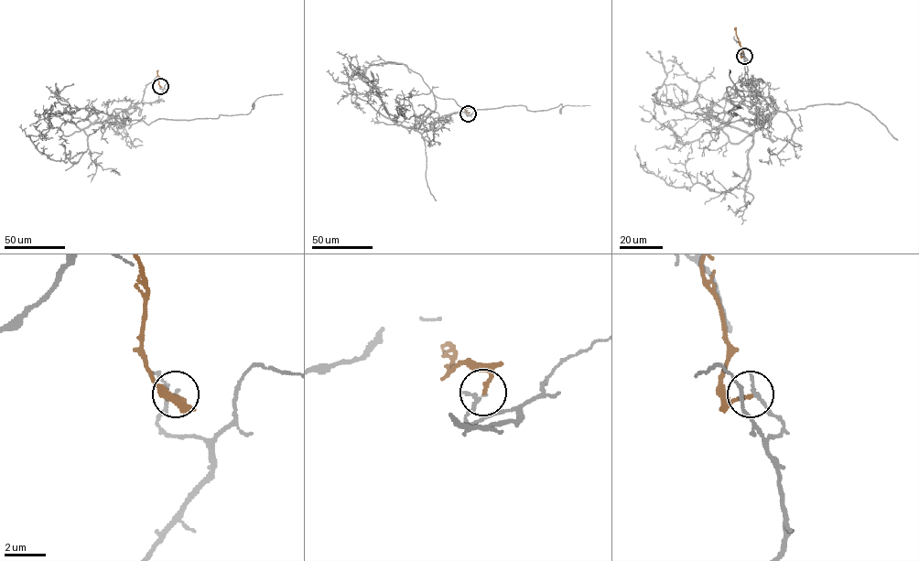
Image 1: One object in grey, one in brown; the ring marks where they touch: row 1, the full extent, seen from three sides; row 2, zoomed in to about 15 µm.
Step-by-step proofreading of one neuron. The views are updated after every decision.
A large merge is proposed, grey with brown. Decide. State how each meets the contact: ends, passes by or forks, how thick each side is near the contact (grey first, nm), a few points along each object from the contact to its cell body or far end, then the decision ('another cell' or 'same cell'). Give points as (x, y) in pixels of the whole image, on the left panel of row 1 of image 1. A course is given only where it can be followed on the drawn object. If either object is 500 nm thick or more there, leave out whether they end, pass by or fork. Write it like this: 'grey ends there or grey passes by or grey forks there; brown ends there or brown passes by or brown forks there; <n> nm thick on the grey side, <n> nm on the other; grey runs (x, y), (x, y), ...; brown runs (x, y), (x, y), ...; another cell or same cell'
grey passes by; brown ends there; 150 nm thick on the grey side, 170 nm on the other; grey runs (160, 86), (156, 101), (108, 117), (122, 109), (149, 124), (247, 113), (258, 98), (283, 93); brown runs (160, 86), (158, 70); another cell

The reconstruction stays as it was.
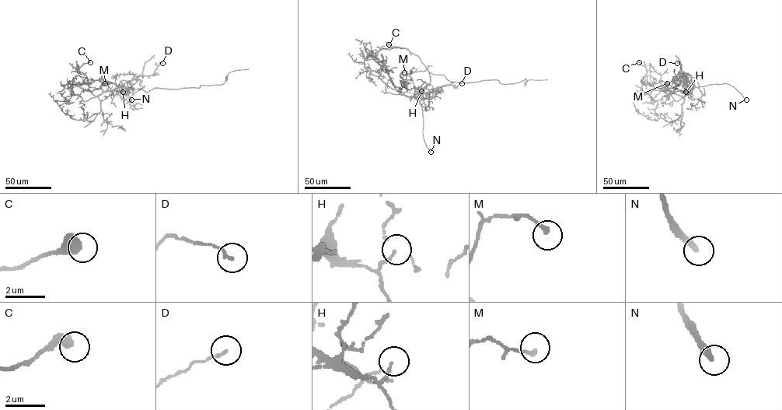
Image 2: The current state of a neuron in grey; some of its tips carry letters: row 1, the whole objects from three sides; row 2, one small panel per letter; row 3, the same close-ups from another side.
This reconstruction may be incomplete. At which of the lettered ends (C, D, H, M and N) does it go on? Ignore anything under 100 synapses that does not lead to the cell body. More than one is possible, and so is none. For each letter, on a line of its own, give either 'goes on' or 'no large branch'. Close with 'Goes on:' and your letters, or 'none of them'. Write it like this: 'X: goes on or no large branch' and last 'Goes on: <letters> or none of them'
C: no large branch
D: no large branch
H: no large branch
M: no large branch
N: goes on
Goes on: N

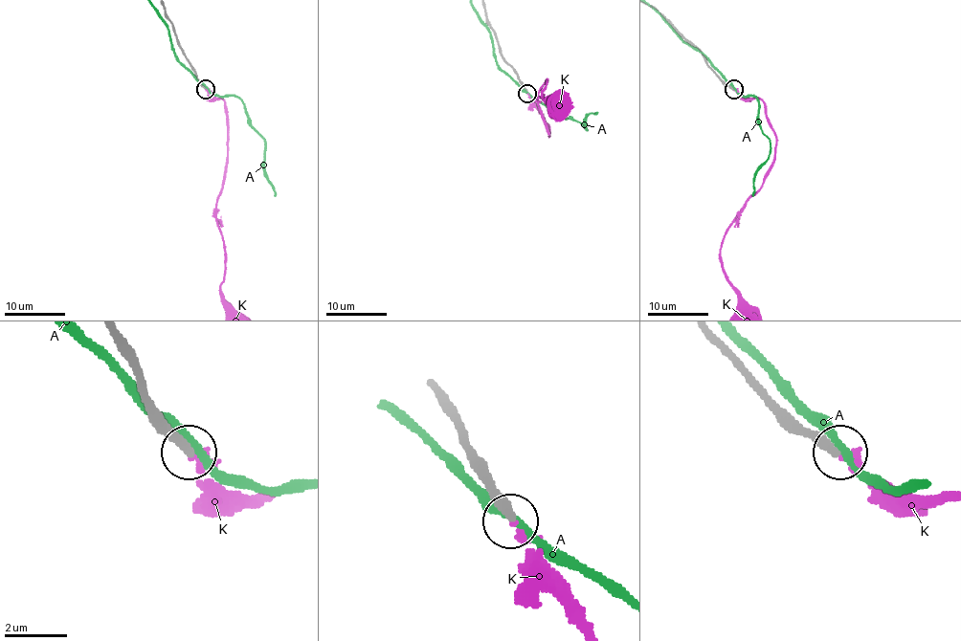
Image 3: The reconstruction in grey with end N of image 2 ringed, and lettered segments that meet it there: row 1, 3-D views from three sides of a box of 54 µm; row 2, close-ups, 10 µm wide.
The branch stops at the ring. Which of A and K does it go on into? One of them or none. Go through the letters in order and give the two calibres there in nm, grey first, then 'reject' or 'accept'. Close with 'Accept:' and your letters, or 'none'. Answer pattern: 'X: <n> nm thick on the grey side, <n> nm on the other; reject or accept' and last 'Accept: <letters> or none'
A: 380 nm thick on the grey side, 320 nm on the other; reject
K: 340 nm thick on the grey side, 260 nm on the other; accept
Accept: K

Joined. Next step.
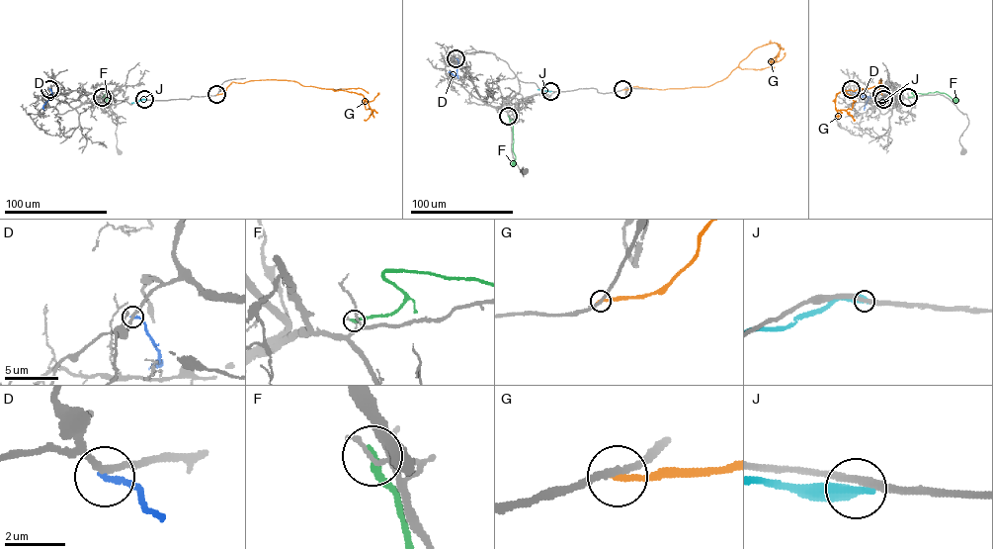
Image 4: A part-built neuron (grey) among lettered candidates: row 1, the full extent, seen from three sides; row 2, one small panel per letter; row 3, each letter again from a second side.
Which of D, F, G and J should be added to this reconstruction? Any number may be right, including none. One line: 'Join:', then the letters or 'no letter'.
Join: no letter

